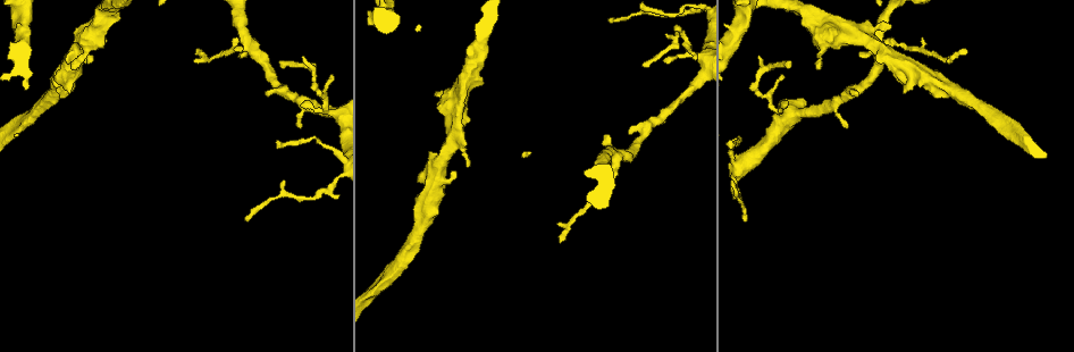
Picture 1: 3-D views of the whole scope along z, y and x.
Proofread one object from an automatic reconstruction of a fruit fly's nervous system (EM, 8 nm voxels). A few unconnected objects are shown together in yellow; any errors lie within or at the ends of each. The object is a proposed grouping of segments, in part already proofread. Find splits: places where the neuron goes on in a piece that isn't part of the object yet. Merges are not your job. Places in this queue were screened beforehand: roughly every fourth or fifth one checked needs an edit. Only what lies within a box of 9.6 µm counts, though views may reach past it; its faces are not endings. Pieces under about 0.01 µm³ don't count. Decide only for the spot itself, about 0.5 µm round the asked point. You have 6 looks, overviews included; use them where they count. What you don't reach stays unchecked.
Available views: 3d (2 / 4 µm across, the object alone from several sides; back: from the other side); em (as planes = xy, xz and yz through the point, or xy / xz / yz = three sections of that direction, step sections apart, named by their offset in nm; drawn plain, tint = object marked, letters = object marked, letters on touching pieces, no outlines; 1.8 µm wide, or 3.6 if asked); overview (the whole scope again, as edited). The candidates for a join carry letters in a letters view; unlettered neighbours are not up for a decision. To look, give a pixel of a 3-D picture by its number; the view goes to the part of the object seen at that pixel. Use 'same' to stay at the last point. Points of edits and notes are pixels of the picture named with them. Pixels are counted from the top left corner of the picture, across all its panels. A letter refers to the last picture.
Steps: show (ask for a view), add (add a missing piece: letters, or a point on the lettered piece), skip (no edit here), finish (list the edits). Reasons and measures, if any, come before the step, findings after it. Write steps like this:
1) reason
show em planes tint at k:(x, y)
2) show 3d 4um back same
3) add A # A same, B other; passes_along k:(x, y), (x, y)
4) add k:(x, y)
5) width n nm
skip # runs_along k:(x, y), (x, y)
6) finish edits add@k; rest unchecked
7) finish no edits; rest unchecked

tapers out
show 3d 4um at 1:(846, 128)

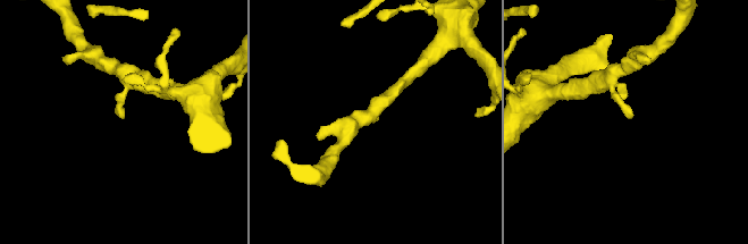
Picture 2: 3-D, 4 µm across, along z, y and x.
shape alone is not enough
show em planes letters at 2:(630, 116)

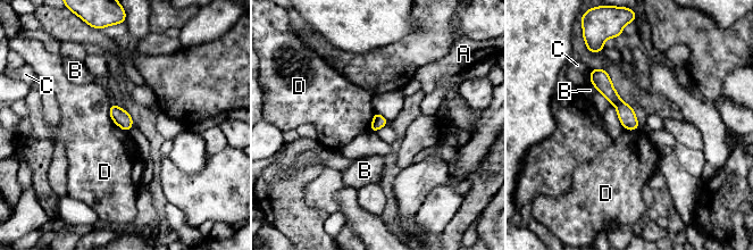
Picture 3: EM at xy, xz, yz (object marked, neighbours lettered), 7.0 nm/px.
longest_contact D 240 nm
skip # A other, B other, C other, D other; runs_along 3:(593, 72), (620, 105), (634, 126); no lettered piece goes on from it

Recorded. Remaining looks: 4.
an open end
show 3d 4um at 1:(608, 19)

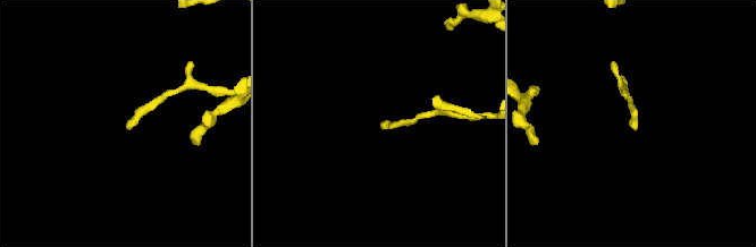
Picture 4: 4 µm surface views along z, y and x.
shape alone is not enough
show em xz step 4 letters at 4:(636, 127)

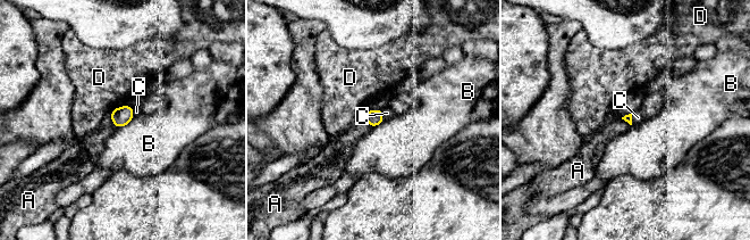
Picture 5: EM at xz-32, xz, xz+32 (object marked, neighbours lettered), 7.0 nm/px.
skip # A other, B other, C other, D other; border 5:(365, 121), (372, 126); none of them fits

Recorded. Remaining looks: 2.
free end
show em yz step 16 tint at 1:(695, 60)

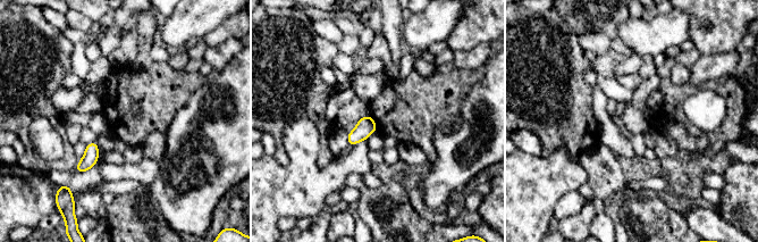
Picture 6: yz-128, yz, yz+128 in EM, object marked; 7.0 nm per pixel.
another direction
show em xz step 4 letters same

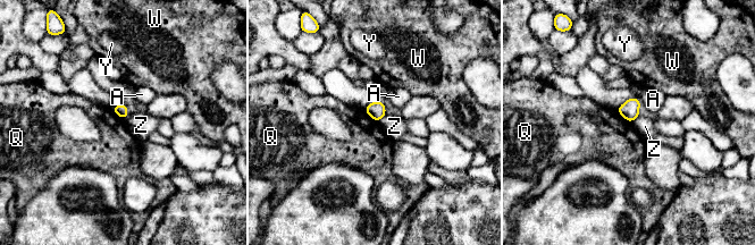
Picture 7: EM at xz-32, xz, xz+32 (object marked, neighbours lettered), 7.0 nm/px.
width 80 nm
skip # A other, Q other, W other, Y other, Z other; border 7:(615, 109), (631, 123); no lettered piece goes on from it

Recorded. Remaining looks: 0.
finish no edits; rest unchecked

